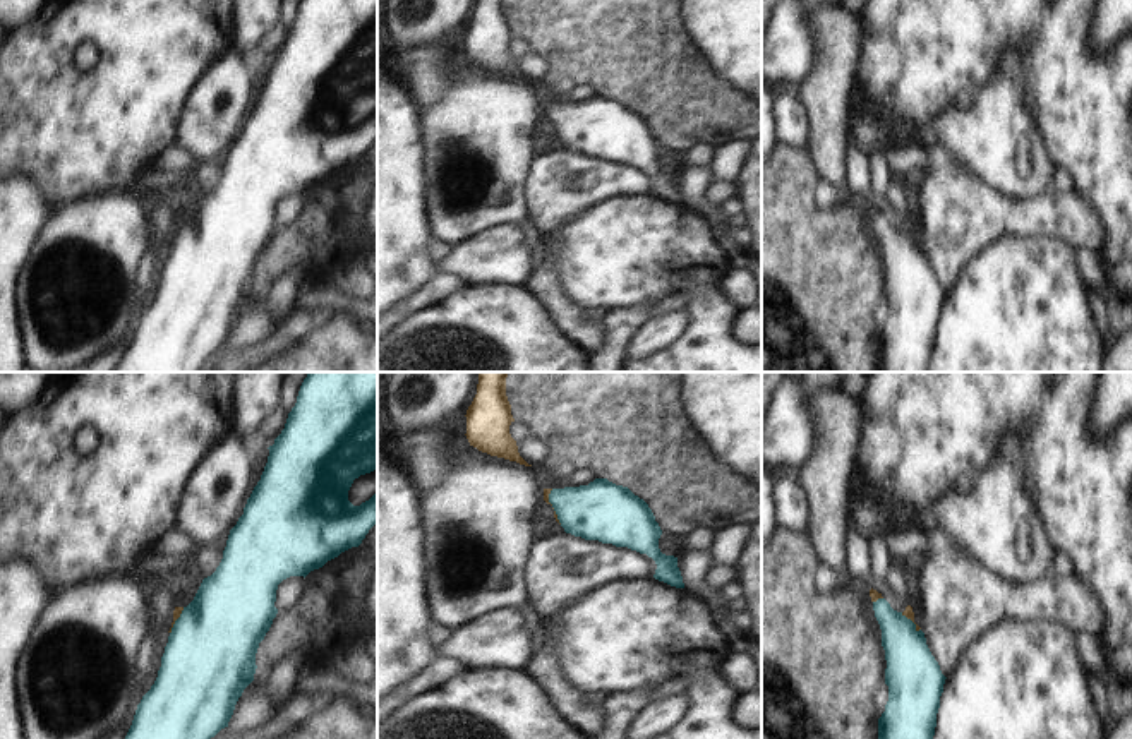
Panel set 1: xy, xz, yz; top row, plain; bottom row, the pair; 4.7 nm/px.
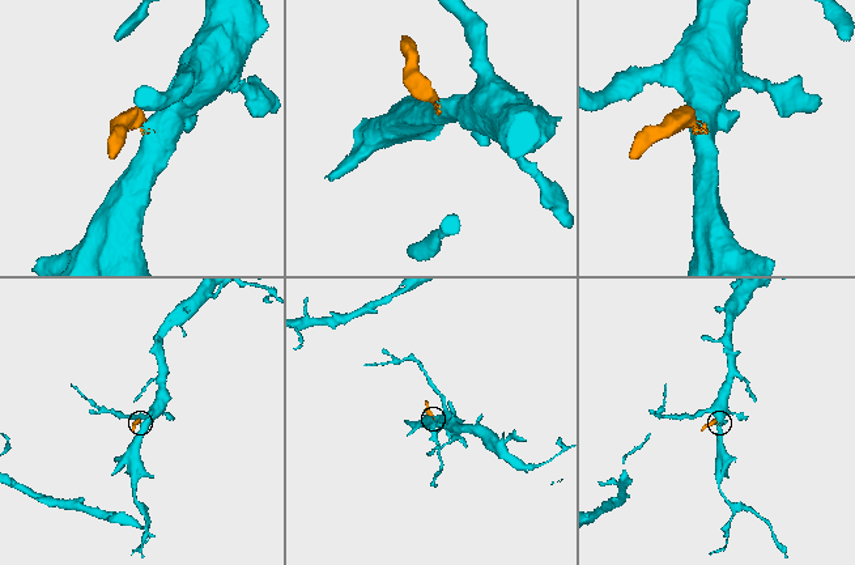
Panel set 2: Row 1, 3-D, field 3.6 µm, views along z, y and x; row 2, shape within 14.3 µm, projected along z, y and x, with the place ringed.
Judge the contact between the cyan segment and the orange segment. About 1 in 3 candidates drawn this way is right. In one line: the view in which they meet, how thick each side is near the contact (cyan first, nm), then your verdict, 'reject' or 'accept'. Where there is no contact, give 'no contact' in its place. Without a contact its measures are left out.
xz | 280/30 nm | accept

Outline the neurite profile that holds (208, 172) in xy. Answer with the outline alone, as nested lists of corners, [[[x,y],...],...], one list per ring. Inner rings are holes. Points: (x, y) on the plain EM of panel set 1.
[[[230,147],[223,149],[216,158],[213,159],[199,159],[196,161],[196,178],[202,190],[208,194],[211,192],[216,183],[220,182],[223,175],[223,166],[226,163]]]

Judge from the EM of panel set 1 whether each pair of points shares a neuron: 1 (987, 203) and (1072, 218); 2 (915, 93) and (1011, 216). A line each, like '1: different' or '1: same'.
1: same
2: different

